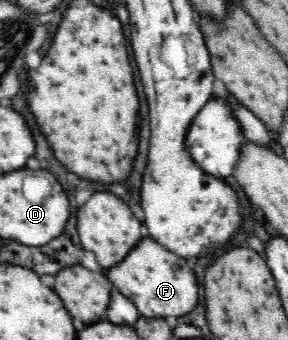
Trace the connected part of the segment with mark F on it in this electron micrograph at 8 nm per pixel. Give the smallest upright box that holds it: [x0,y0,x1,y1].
[107,239,199,317]

